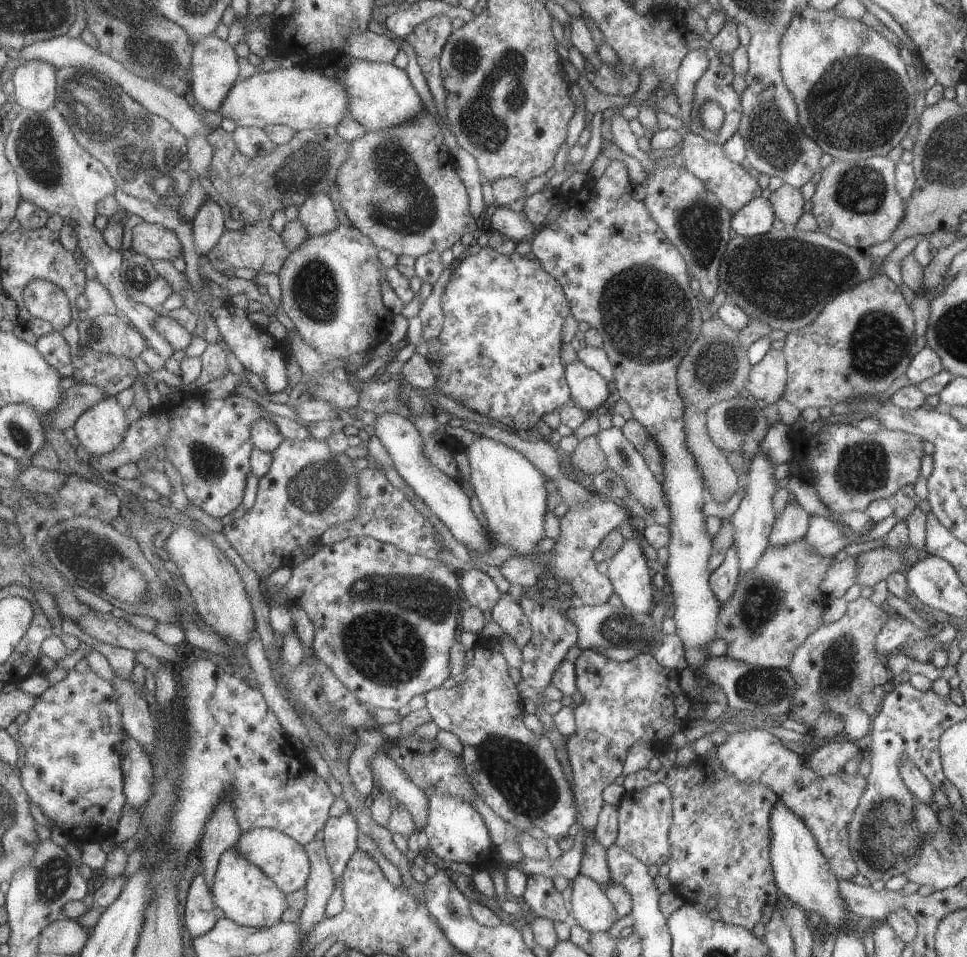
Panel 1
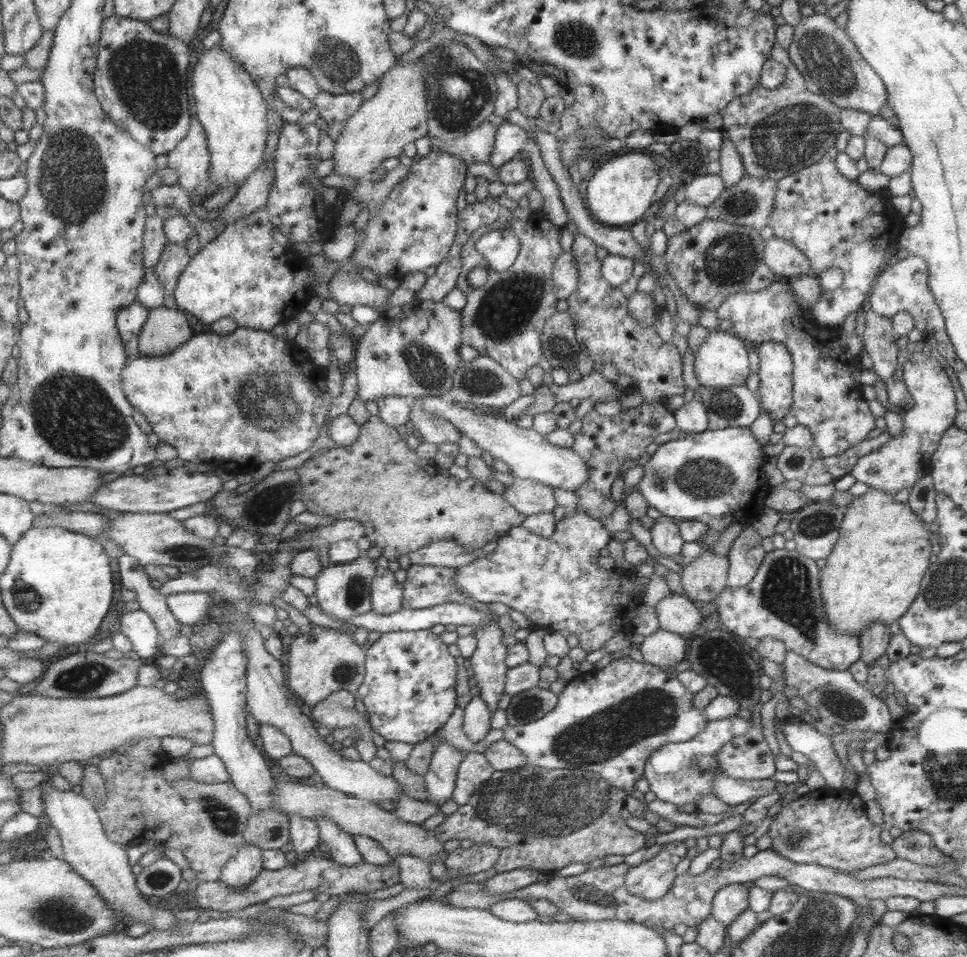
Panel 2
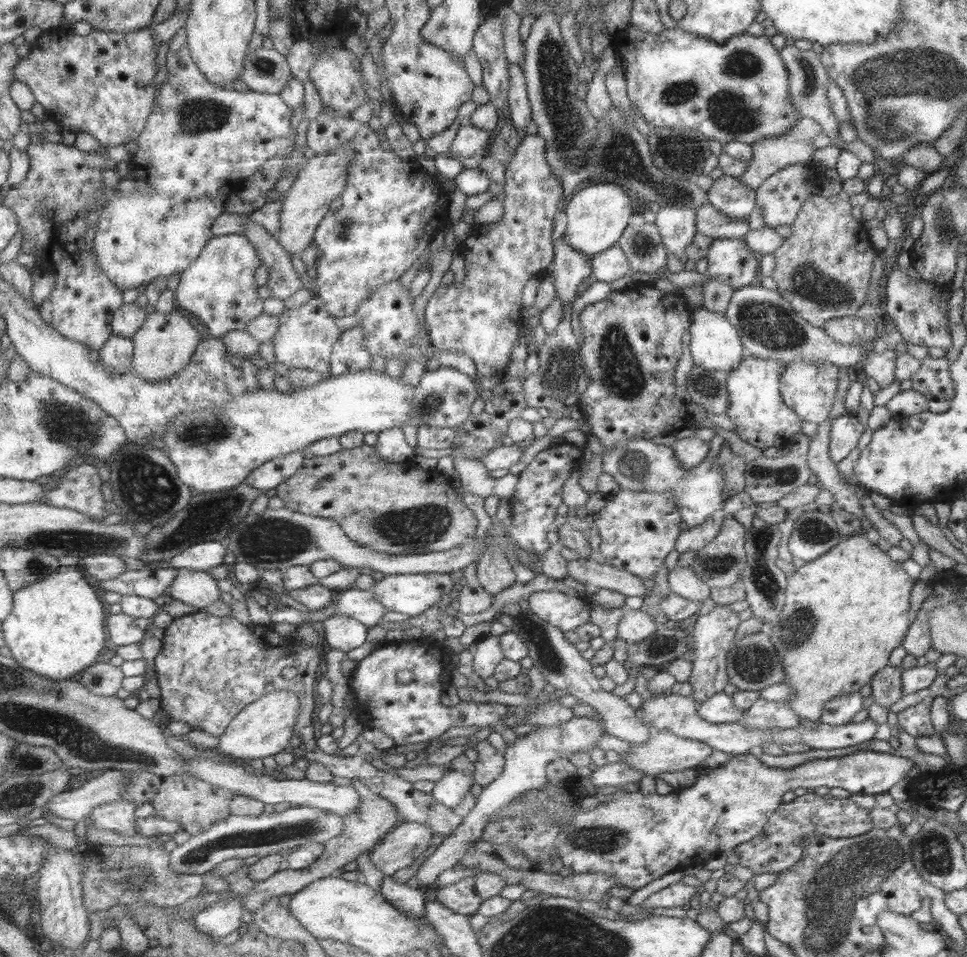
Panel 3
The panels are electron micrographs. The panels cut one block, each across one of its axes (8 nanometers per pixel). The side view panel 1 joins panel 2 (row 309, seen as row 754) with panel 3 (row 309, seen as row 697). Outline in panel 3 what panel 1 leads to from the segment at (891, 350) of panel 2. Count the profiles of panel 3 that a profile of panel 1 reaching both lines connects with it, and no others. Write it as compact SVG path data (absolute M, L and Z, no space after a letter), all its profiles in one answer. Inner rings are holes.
M853 176L841 182L838 194L825 198L821 195L809 195L801 205L799 212L789 226L789 231L781 246L773 251L775 268L771 277L777 283L776 292L789 302L792 310L809 324L823 327L824 321L835 318L854 317L855 312L866 302L867 288L871 280L877 249L873 248L867 235L868 229L863 221L851 216L849 196L859 194L866 189L866 182Z

